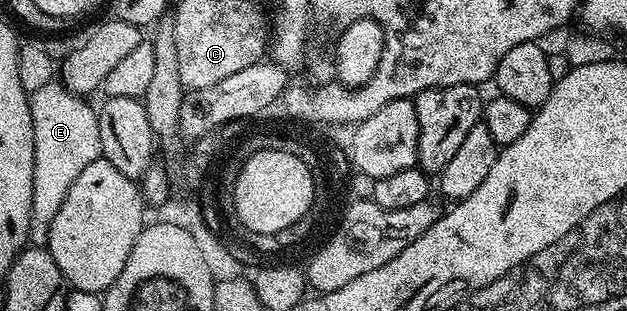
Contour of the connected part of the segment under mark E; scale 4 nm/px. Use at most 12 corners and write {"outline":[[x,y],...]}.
{"outline":[[55,80],[28,95],[29,245],[102,157],[98,111]]}

